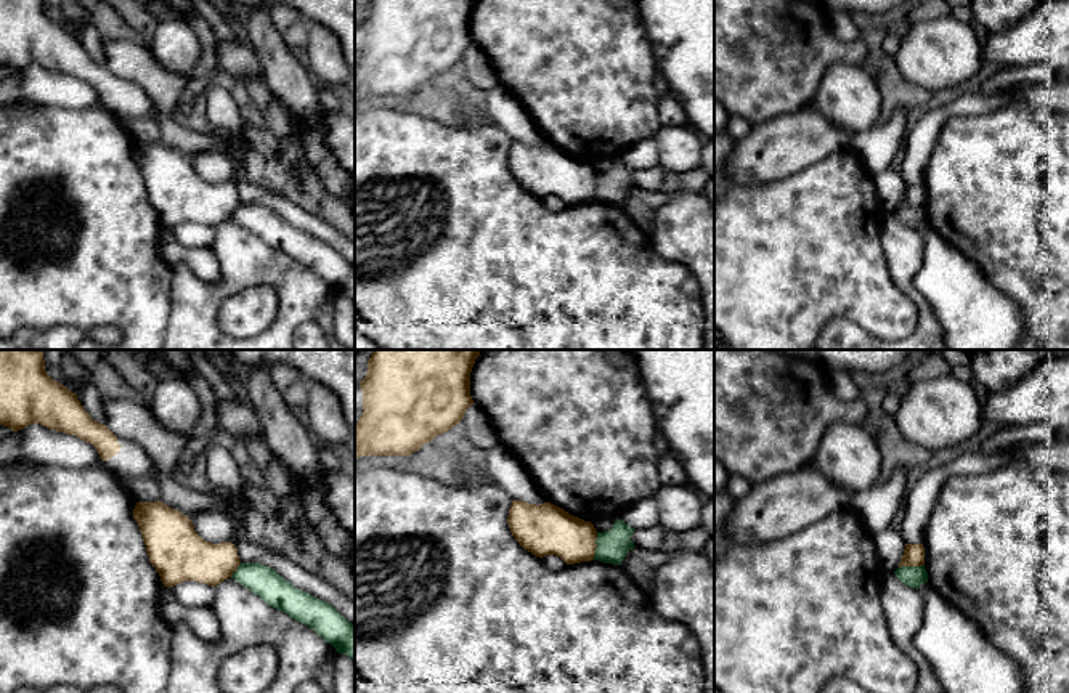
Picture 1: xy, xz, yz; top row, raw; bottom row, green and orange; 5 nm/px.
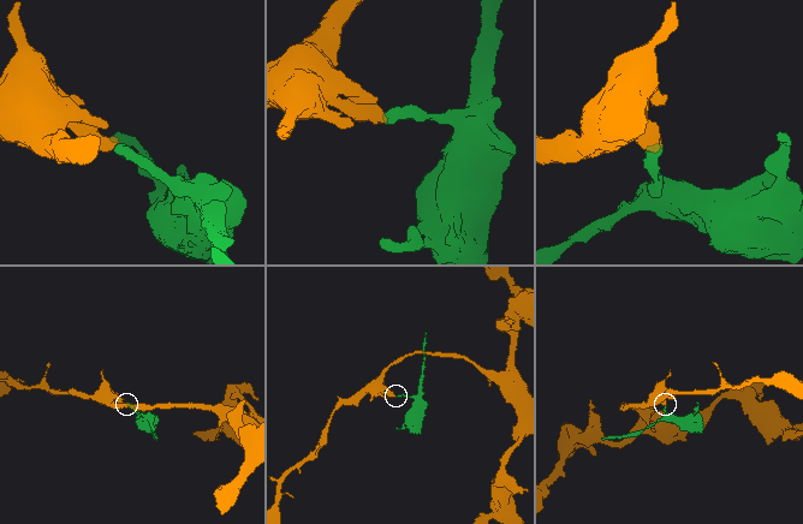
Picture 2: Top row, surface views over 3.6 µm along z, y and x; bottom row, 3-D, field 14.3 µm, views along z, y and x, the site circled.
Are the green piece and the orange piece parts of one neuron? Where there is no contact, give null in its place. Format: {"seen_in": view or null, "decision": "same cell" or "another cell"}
{"seen_in": "xz", "decision": "another cell"}

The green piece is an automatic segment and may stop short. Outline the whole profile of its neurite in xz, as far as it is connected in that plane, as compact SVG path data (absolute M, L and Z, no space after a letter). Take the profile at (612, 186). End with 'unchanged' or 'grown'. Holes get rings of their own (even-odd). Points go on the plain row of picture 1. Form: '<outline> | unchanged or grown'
M616 159L610 172L597 173L594 201L621 205L626 194L636 188L631 181L634 172L634 168Z | unchanged

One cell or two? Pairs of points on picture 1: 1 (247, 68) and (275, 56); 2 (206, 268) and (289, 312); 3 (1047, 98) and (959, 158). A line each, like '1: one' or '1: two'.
1: two
2: two
3: two

